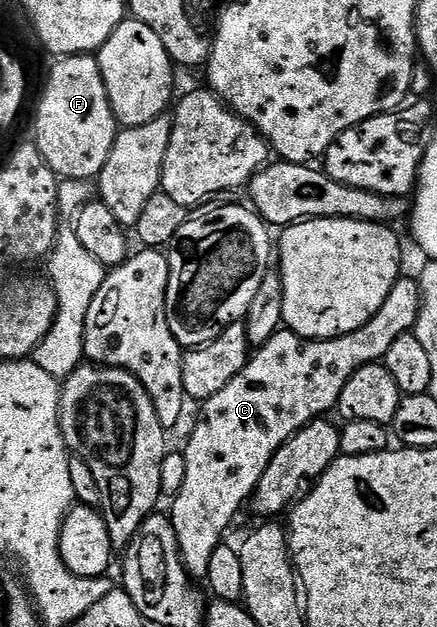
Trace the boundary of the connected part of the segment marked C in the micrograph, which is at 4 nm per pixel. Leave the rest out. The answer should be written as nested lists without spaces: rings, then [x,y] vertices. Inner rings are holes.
[[[400,276],[394,283],[394,287],[390,287],[390,295],[386,295],[386,303],[382,303],[382,307],[369,321],[362,327],[358,327],[358,331],[350,331],[341,337],[331,337],[329,341],[309,341],[292,332],[291,329],[284,327],[280,332],[269,339],[265,345],[259,346],[249,356],[246,367],[242,367],[242,371],[238,375],[234,375],[234,379],[230,379],[230,383],[226,383],[226,387],[222,387],[222,391],[218,391],[218,395],[214,395],[211,399],[203,402],[200,413],[200,422],[192,429],[192,434],[188,437],[188,446],[182,449],[184,458],[186,459],[186,480],[182,483],[182,491],[178,491],[176,497],[171,498],[170,516],[172,518],[172,526],[174,527],[174,535],[178,539],[178,547],[180,548],[180,558],[186,567],[189,577],[193,579],[207,578],[210,571],[210,558],[214,556],[214,551],[225,540],[224,532],[232,525],[232,520],[240,513],[240,508],[245,508],[246,502],[256,492],[262,479],[262,471],[266,471],[266,467],[270,463],[277,451],[282,447],[282,443],[286,443],[286,439],[290,439],[302,427],[306,427],[311,421],[323,418],[328,412],[335,410],[340,404],[340,396],[342,395],[342,387],[346,387],[346,383],[350,379],[350,375],[354,375],[354,371],[358,371],[367,365],[375,365],[383,362],[386,351],[390,351],[390,346],[394,344],[394,339],[398,339],[398,335],[406,335],[413,332],[416,328],[416,320],[420,314],[420,282],[415,276]]]

